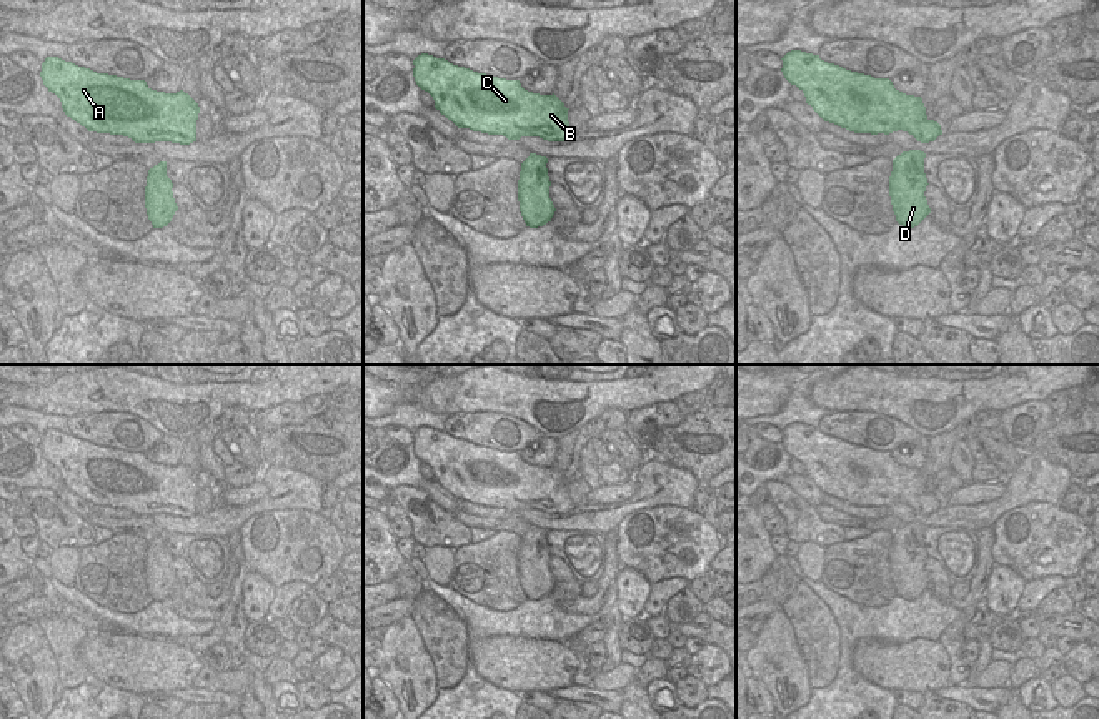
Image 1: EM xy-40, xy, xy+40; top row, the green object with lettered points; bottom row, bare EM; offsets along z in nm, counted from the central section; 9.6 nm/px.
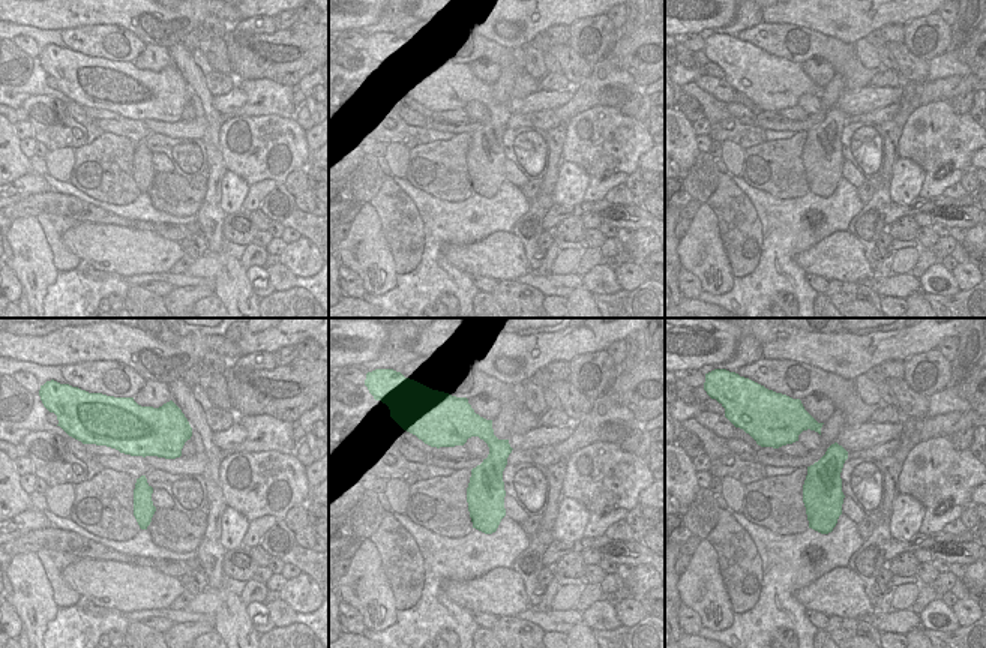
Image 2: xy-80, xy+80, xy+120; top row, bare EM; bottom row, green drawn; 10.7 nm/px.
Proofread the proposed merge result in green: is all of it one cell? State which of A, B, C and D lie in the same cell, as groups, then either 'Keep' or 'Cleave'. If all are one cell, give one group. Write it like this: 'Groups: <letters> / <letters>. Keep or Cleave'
Groups: A B C D. Keep

